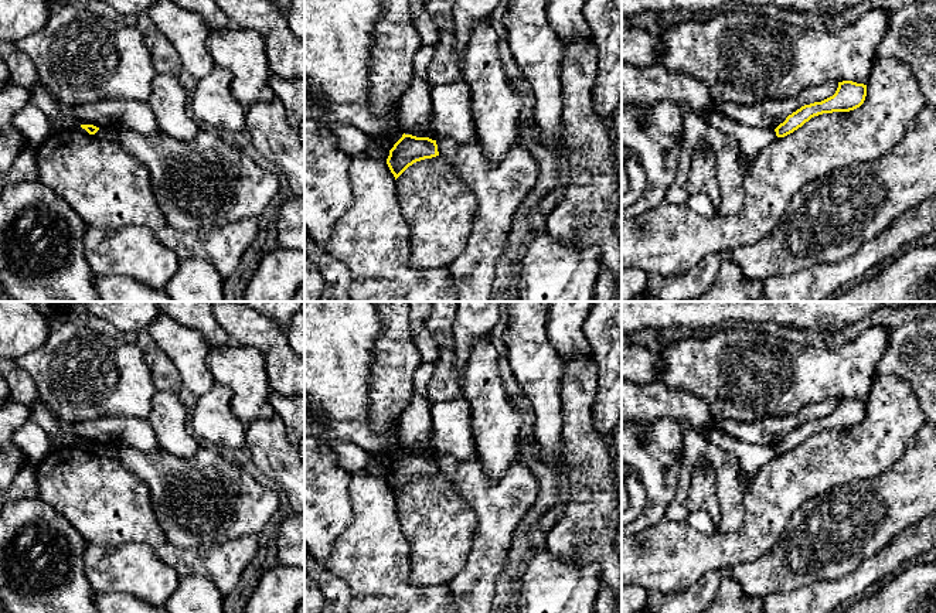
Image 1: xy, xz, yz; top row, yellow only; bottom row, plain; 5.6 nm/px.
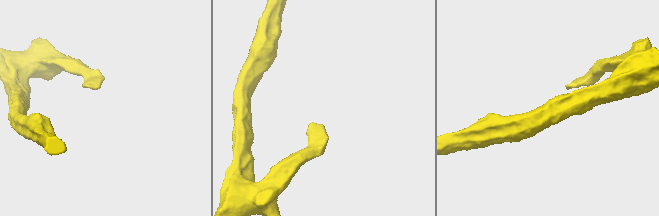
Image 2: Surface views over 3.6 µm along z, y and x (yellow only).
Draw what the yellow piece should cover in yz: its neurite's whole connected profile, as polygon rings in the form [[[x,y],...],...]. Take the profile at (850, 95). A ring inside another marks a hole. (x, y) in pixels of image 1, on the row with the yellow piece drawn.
[[[852,81],[838,82],[835,93],[821,102],[804,105],[780,123],[775,132],[777,137],[784,137],[799,127],[801,127],[811,118],[833,113],[833,112],[850,112],[860,108],[867,96],[867,85]]]

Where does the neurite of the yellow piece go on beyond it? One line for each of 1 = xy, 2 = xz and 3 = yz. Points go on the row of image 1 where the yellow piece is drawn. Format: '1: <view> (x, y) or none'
1: none
2: none
3: none

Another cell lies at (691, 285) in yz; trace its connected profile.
[[[724,253],[704,256],[691,270],[677,277],[649,275],[646,292],[661,302],[688,302],[698,299],[715,282]]]

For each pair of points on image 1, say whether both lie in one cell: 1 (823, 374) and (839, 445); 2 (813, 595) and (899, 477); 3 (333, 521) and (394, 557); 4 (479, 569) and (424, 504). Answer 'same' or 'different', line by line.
1: different
2: different
3: different
4: different

